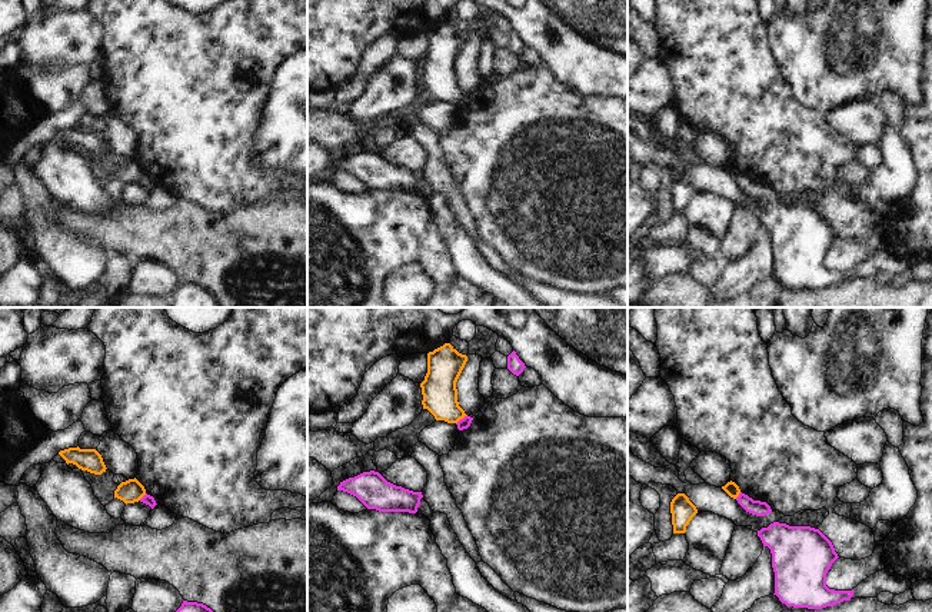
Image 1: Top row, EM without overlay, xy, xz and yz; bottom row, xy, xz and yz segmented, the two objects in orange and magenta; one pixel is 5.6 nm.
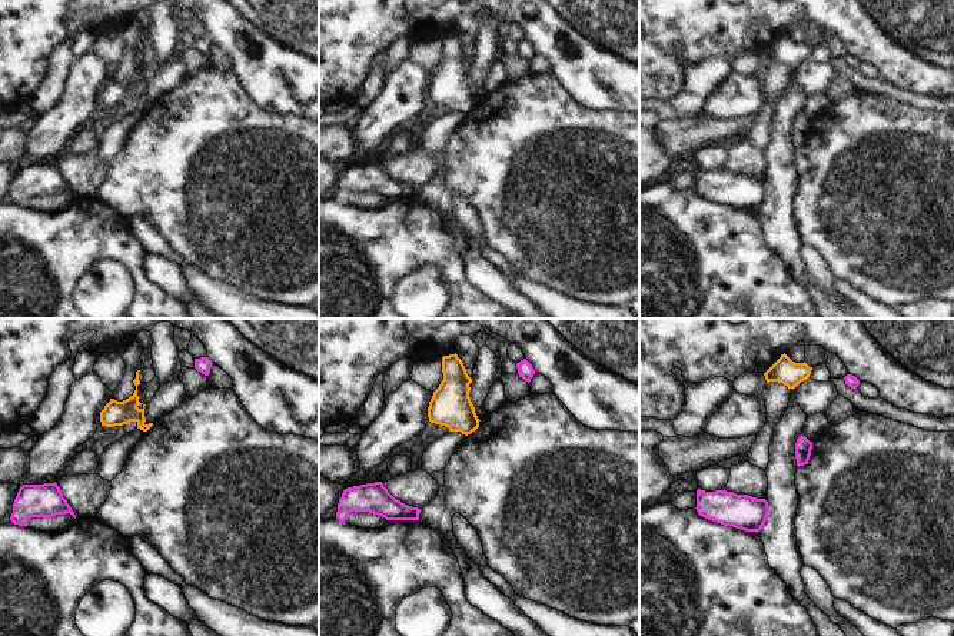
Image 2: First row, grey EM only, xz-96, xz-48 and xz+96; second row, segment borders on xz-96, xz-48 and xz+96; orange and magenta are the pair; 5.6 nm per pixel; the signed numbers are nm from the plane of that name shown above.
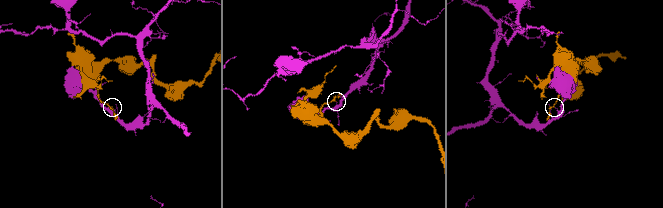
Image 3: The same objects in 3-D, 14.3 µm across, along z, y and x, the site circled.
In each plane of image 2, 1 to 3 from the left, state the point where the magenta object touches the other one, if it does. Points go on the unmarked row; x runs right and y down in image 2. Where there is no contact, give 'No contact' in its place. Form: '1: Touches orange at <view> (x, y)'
1: No contact
2: No contact
3: No contact.

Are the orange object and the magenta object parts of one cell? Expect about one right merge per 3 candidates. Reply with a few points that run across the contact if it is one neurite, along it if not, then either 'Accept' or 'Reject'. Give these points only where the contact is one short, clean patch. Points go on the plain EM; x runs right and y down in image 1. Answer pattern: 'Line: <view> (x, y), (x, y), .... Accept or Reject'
Reject.

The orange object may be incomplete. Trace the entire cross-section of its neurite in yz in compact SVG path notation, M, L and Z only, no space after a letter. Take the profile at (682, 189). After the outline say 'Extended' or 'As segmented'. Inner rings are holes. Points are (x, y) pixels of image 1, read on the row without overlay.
M678 173L670 182L670 193L673 213L685 213L698 189L685 173Z. As segmented.

